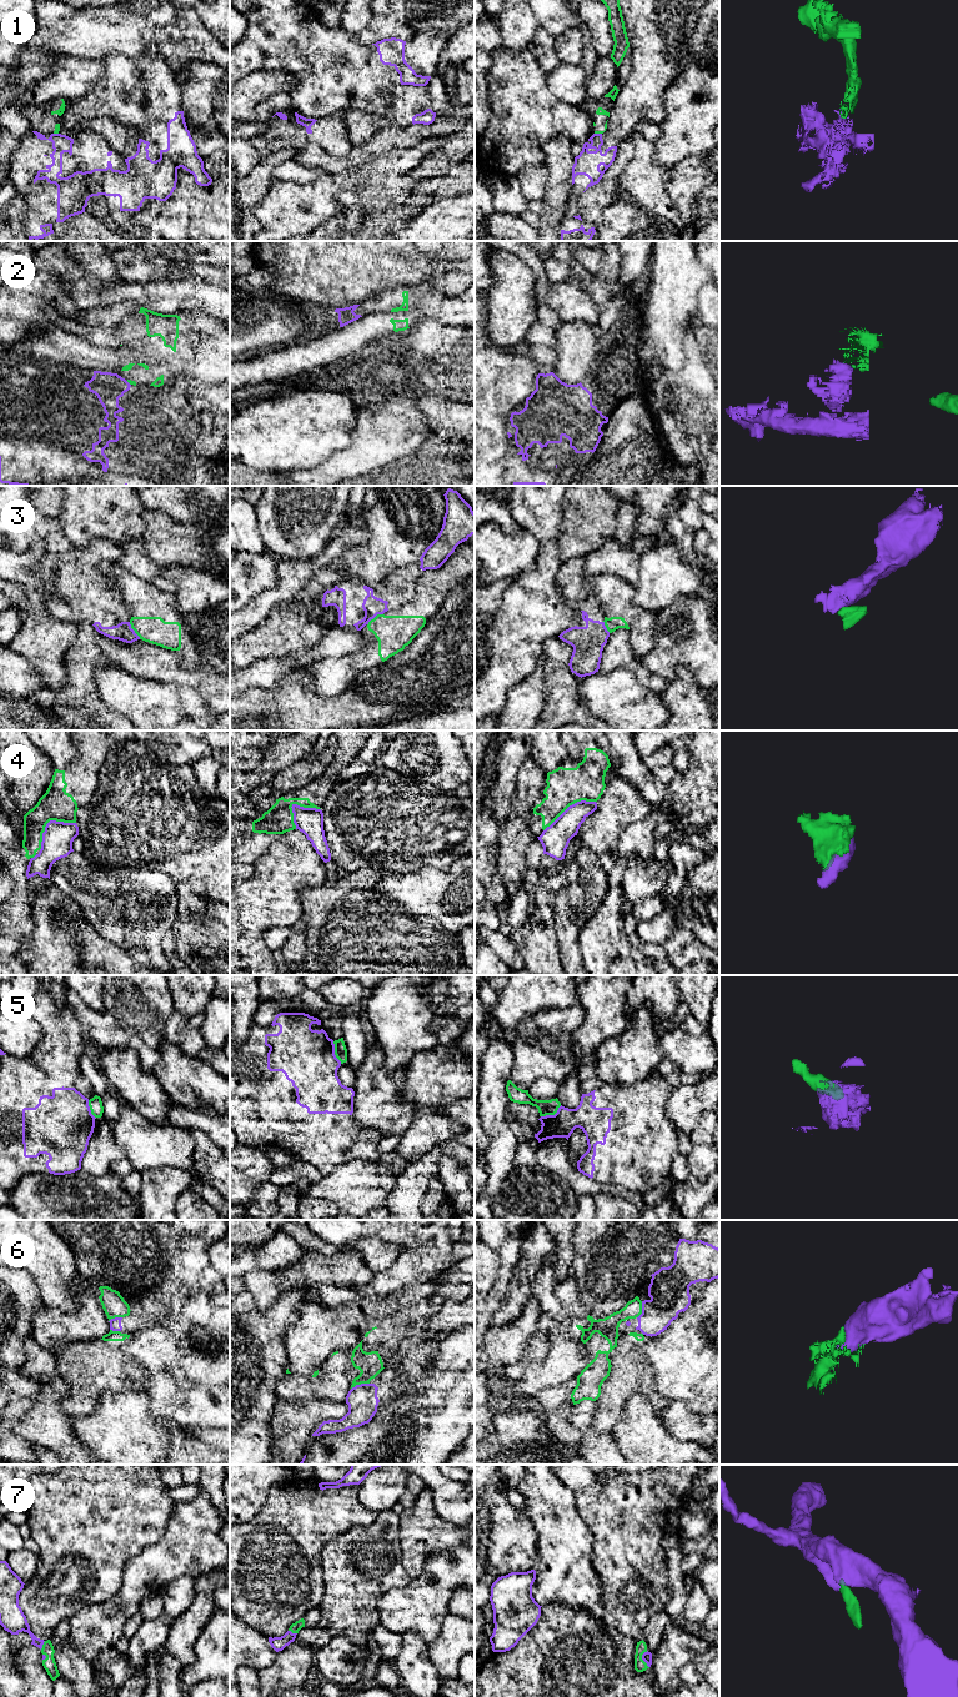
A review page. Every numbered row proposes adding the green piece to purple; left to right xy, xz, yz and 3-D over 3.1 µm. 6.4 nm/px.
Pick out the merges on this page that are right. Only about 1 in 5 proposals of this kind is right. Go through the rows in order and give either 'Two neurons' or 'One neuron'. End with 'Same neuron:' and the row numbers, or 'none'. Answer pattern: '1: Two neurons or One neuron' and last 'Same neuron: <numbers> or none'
1: Two neurons
2: Two neurons
3: Two neurons
4: Two neurons
5: Two neurons
6: Two neurons
7: One neuron
Same neuron: 7

